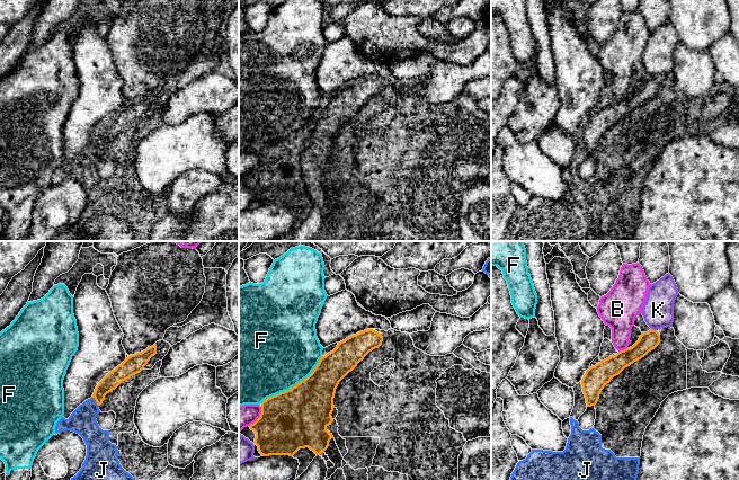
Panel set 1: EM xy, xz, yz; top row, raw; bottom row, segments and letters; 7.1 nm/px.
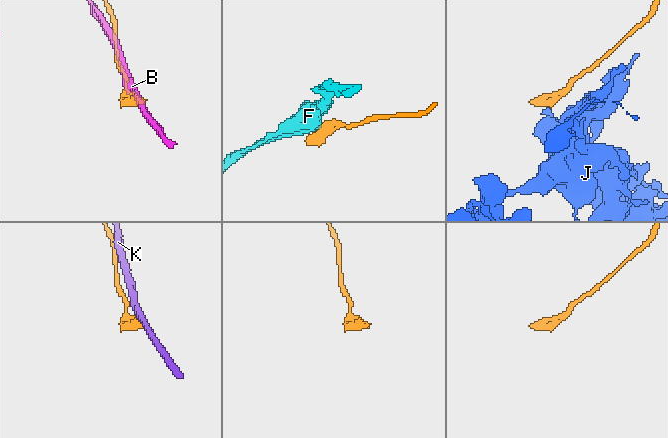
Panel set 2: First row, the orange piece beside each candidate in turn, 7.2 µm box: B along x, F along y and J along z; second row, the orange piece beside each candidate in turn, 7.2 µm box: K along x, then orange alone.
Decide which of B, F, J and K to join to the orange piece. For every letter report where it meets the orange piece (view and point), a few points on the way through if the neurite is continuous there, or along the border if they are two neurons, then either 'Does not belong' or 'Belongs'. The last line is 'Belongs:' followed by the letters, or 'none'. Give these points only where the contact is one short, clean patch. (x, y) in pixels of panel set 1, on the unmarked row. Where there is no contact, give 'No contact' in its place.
B: Touches orange at xz (259, 165). Does not belong
F: Touches orange at xz (293, 134). Does not belong
J: Touches orange at xy (96, 149). Boundary: xy (91, 144), (98, 152). Does not belong
K: Touches orange at yz (652, 77). Does not belong
Belongs: none

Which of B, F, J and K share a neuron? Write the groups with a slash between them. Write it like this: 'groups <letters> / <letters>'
groups B K / F / J

